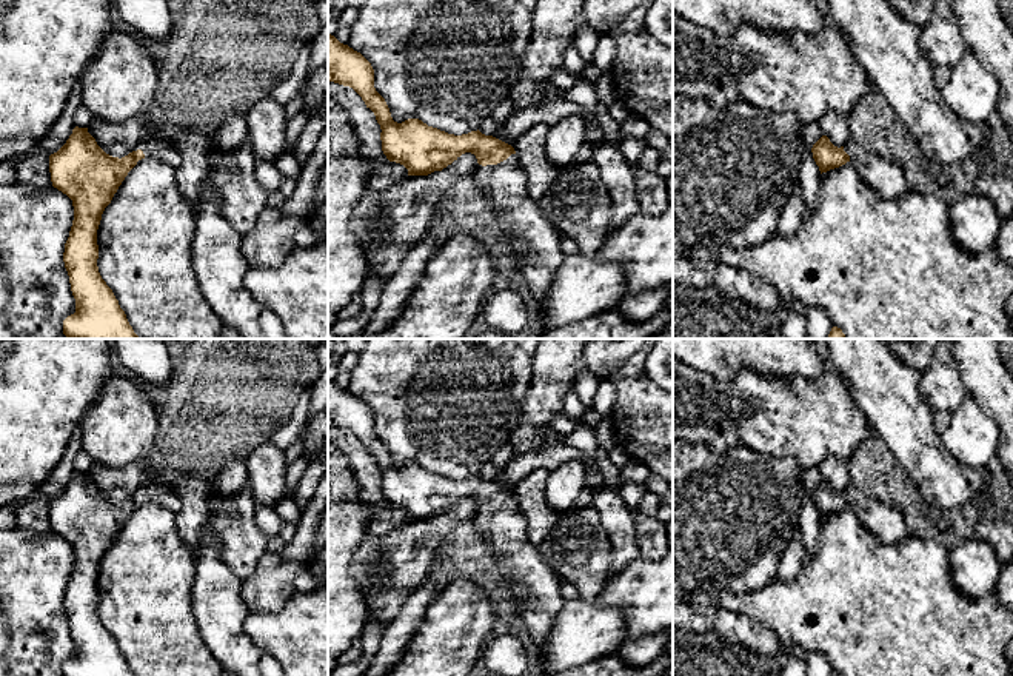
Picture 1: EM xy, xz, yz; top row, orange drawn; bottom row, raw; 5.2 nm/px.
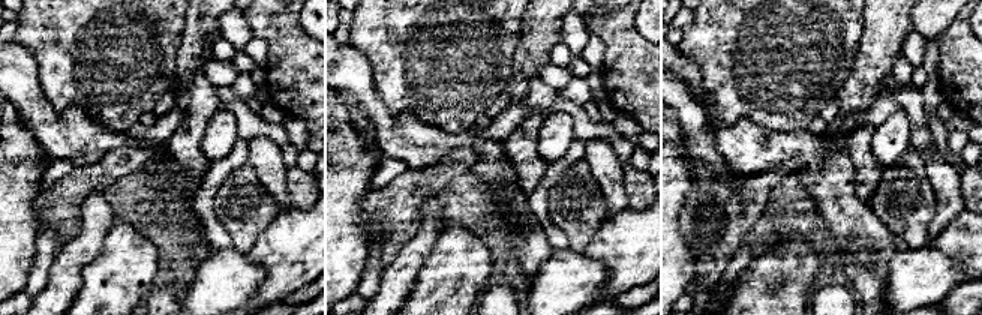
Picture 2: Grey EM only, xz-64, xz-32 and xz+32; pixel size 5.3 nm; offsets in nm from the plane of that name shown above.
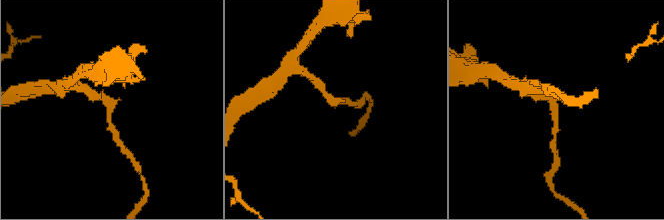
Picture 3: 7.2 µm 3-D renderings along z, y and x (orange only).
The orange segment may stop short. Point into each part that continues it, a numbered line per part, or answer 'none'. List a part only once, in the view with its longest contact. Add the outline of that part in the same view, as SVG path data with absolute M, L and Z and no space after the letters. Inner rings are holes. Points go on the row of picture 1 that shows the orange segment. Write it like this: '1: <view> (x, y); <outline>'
1: xz (534, 240); M511 154L506 160L497 165L479 165L471 177L493 203L499 226L511 243L522 277L537 305L537 317L542 322L540 303L548 294L557 268L567 257L560 246L559 231L553 222L542 214L537 202L528 196L527 174L519 163L517 154Z

